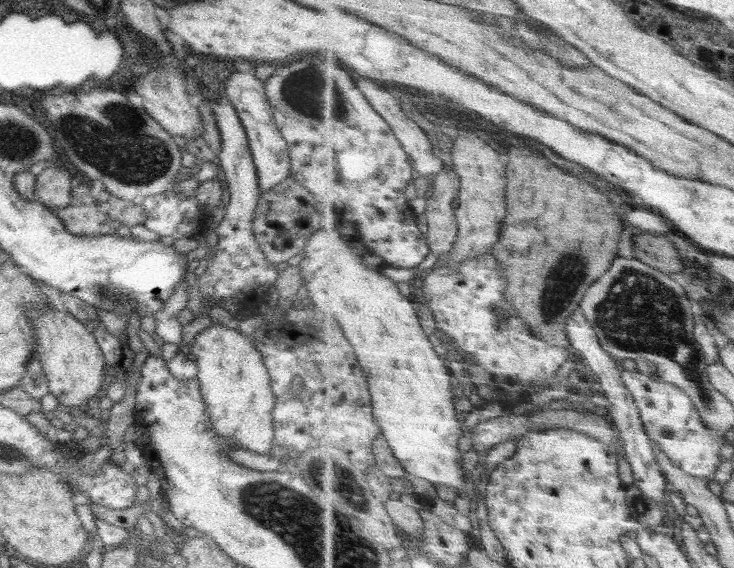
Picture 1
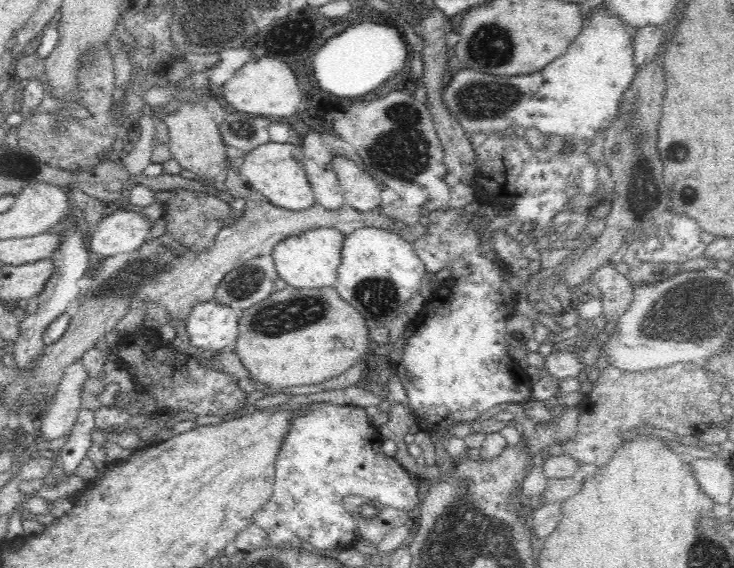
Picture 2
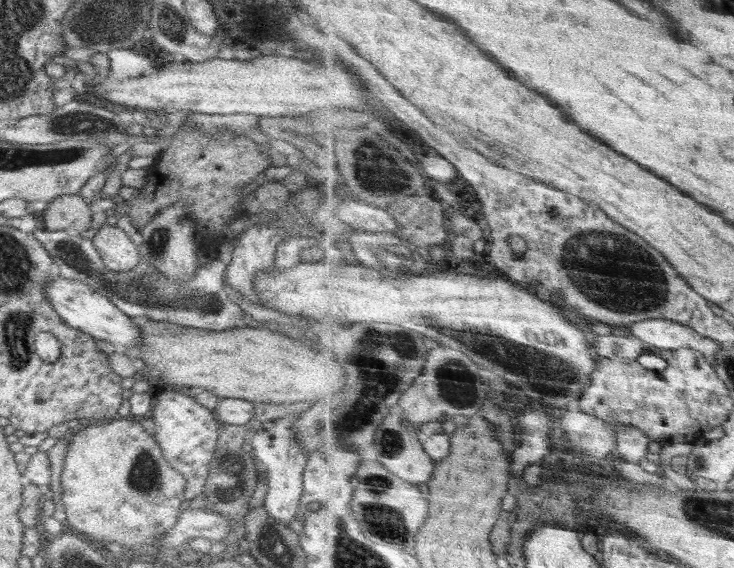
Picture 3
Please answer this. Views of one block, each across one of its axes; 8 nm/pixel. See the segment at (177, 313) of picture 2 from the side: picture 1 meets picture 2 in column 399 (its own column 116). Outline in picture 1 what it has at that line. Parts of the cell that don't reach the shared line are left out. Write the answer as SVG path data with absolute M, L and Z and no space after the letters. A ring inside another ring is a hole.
M88 185L74 187L73 200L66 208L53 207L52 212L60 217L64 227L75 235L118 235L130 237L130 227L110 217L105 207L90 195Z

